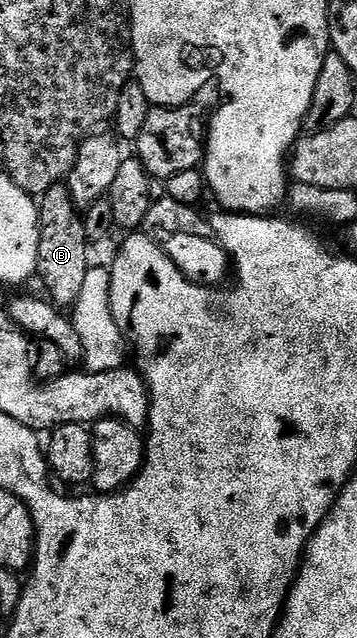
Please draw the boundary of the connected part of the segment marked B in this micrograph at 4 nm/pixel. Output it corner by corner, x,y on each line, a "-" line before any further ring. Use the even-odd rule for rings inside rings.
65,184
52,186
45,194
40,195
39,209
41,239
36,277
41,278
45,285
44,293
48,301
58,308
72,308
79,300
79,291
83,289
83,276
91,265
91,243
85,231
85,219

